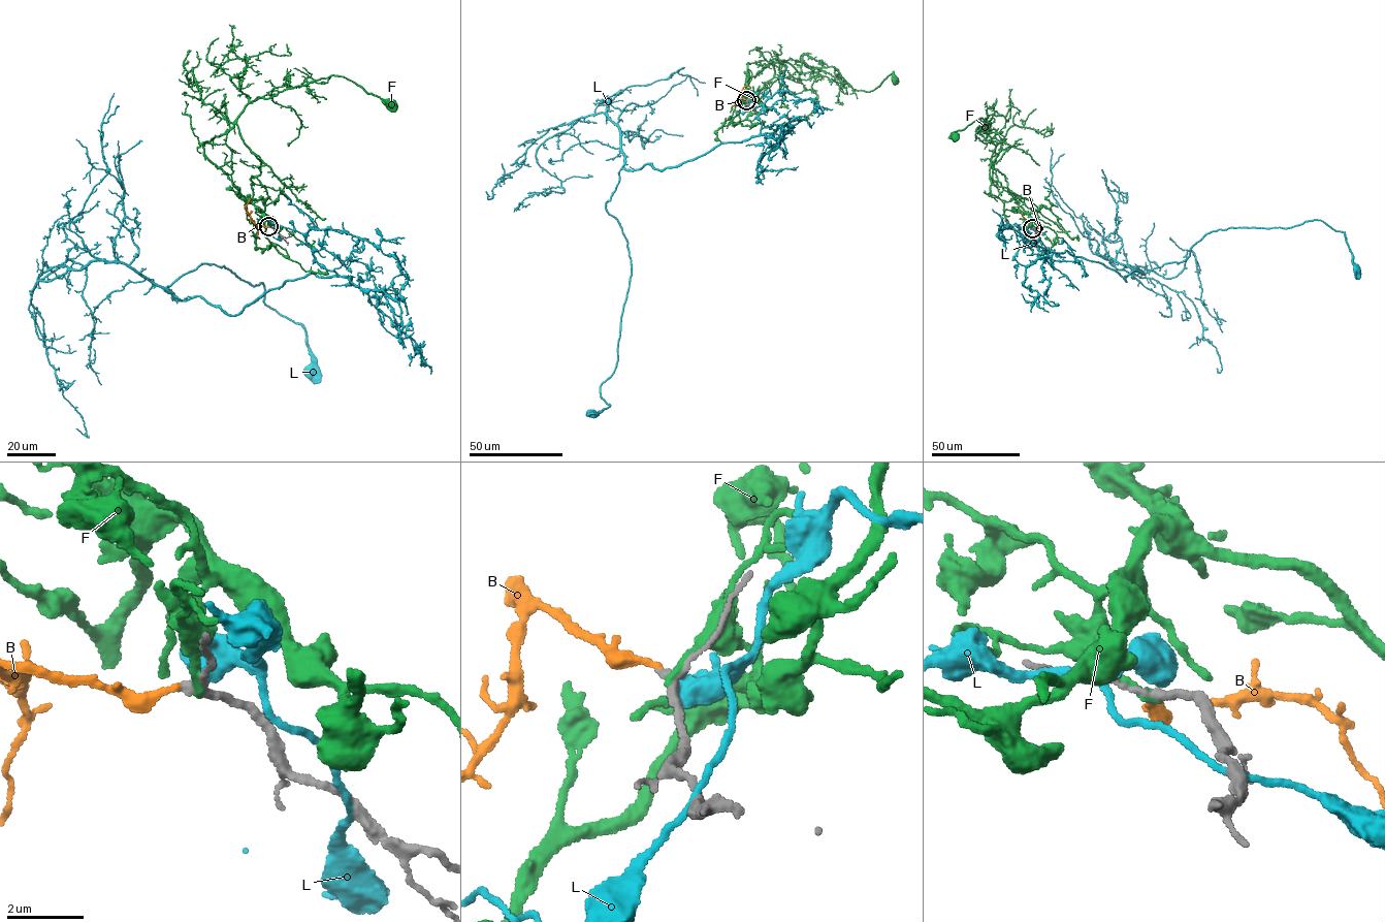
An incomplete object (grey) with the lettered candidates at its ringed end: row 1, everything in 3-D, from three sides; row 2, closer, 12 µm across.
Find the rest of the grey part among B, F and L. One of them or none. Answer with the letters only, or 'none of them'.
B

